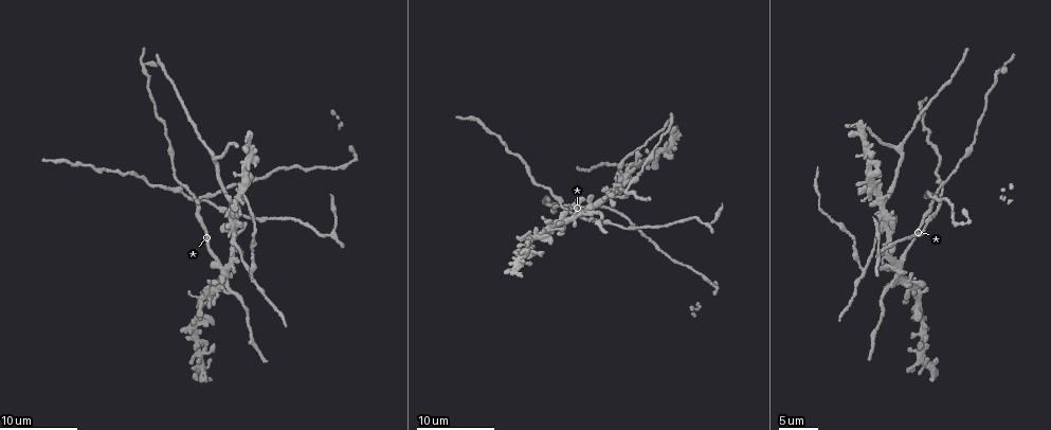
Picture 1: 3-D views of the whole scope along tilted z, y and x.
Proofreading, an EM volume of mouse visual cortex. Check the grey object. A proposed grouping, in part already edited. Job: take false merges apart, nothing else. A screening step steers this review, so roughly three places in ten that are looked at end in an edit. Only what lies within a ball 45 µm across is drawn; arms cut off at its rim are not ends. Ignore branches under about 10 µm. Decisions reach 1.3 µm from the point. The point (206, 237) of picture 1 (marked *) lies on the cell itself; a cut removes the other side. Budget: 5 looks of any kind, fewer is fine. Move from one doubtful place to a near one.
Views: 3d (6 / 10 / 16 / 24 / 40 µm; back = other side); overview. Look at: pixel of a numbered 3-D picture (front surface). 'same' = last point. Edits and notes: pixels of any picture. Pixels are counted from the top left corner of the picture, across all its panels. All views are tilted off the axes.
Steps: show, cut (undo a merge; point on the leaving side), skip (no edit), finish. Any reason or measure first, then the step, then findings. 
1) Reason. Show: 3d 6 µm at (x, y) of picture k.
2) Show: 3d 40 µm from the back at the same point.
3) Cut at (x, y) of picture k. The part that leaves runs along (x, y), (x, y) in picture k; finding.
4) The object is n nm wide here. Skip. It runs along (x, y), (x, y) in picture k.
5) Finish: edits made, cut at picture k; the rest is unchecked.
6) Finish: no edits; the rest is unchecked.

Looks like a crossing. Show: 3d 16 µm at (882, 199) of picture 1.

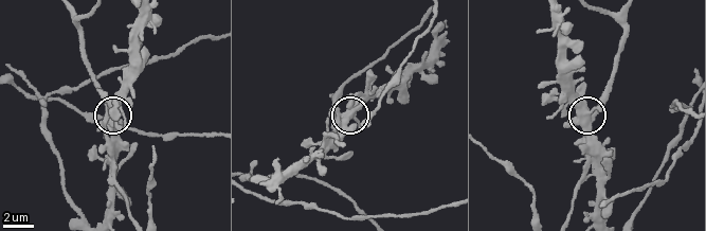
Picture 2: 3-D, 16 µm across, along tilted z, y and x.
The side arm is 14 µm long. Skip. Continuous, no second cell.

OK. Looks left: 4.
Arms part here. Show: 3d 6 µm at (580, 214) of picture 1.

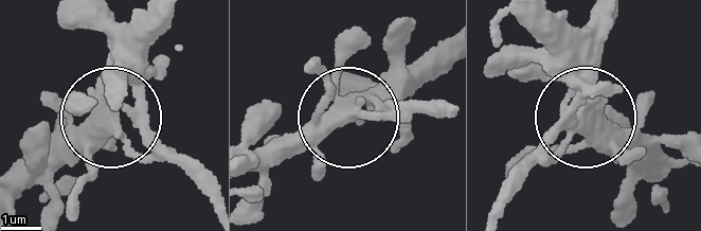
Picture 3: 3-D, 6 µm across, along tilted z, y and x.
The object is 390 nm wide here. Skip. It runs along (604, 23), (593, 105), (528, 159) in picture 3; continuous, no second cell.

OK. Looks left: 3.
Finish: no edits; the rest is unchecked.

